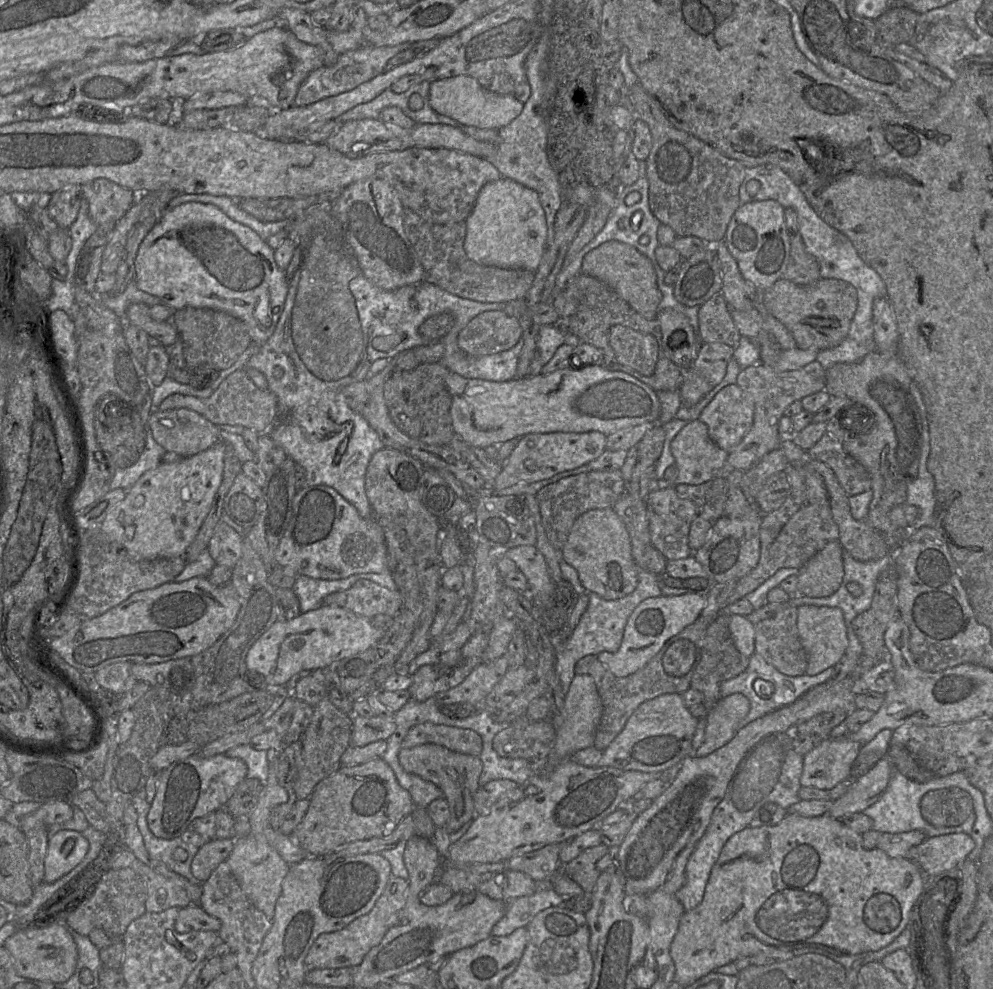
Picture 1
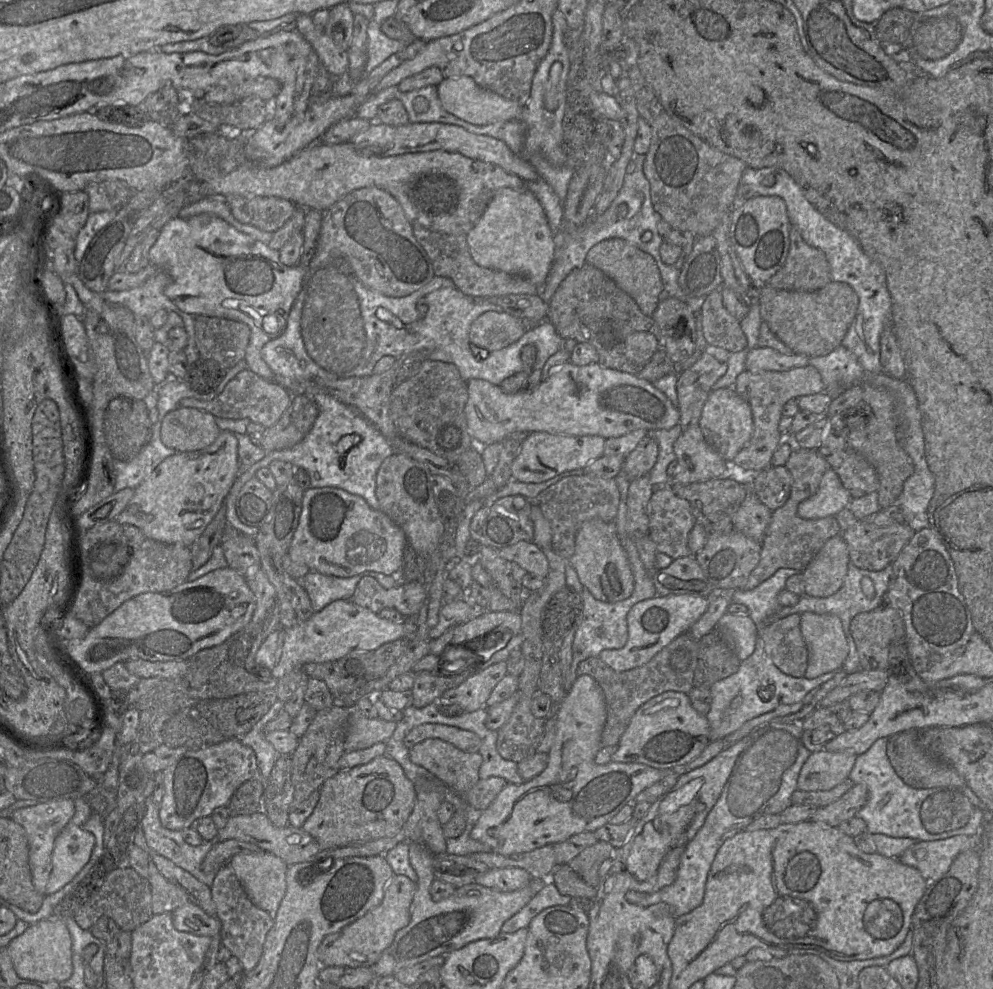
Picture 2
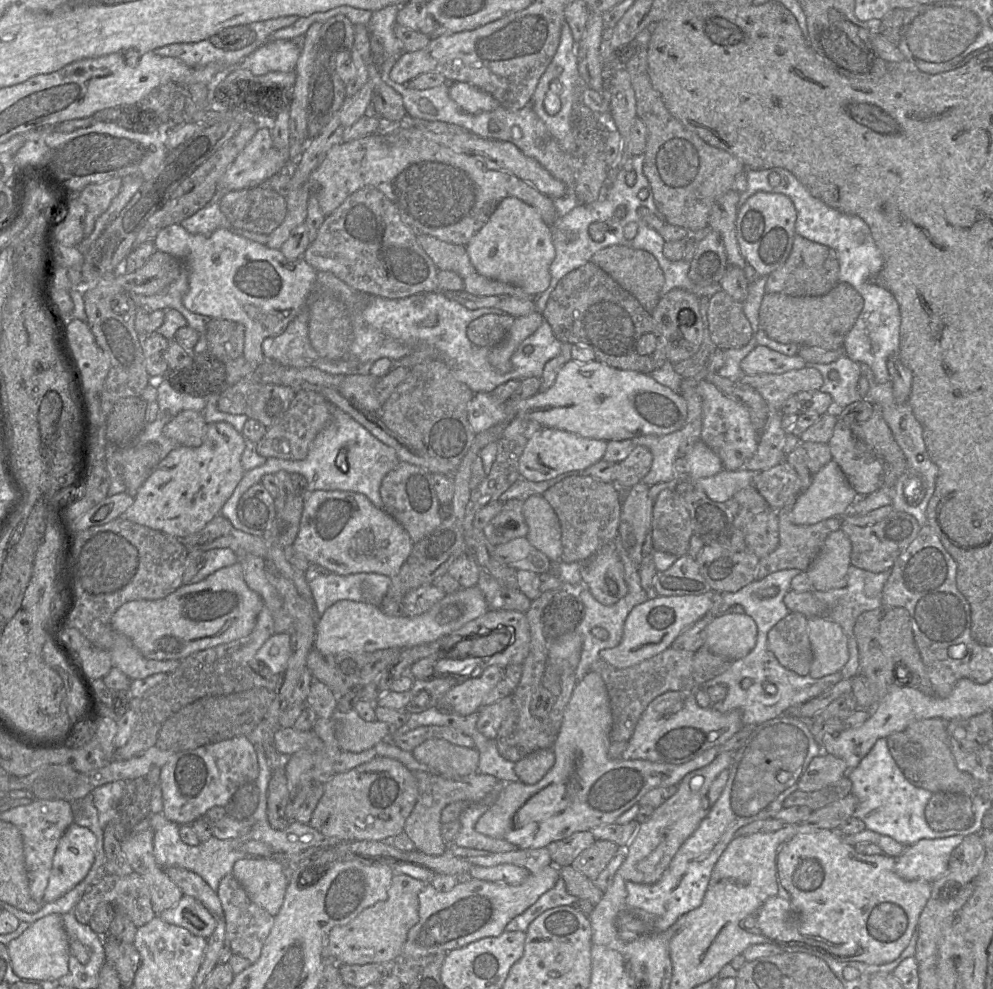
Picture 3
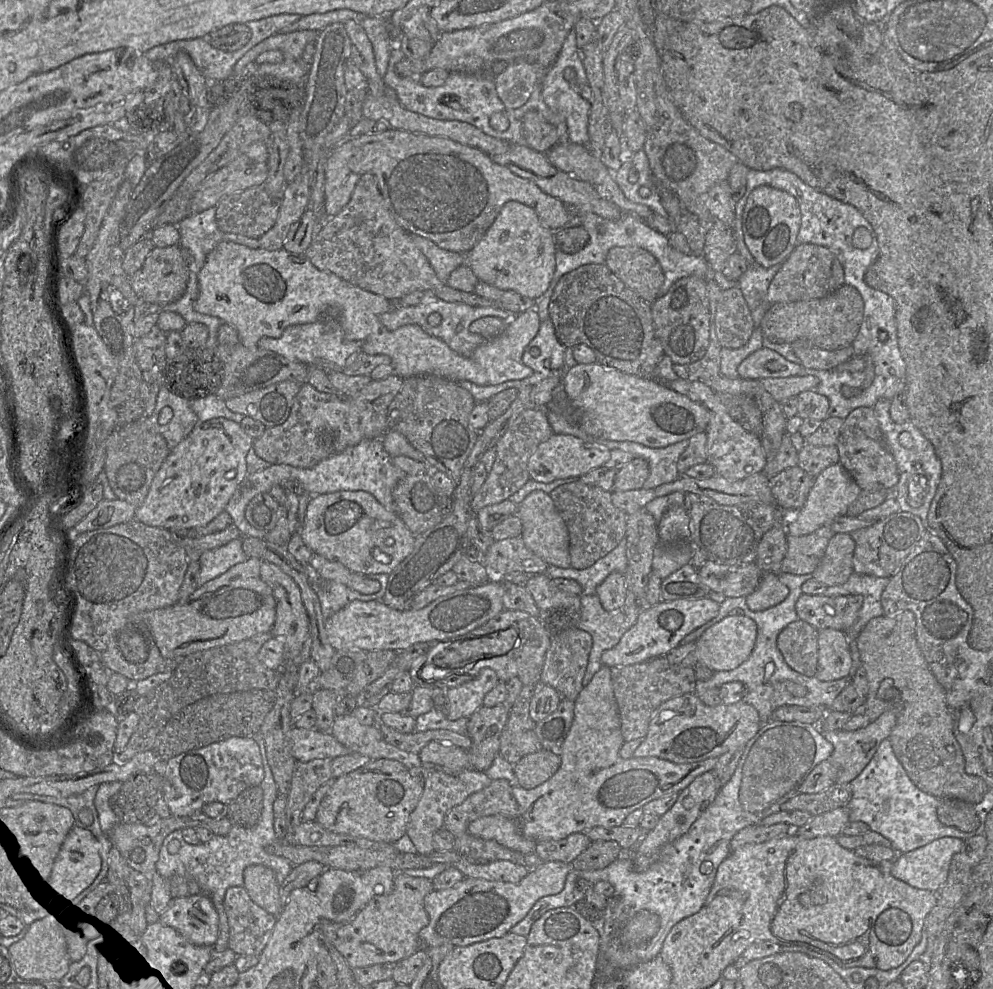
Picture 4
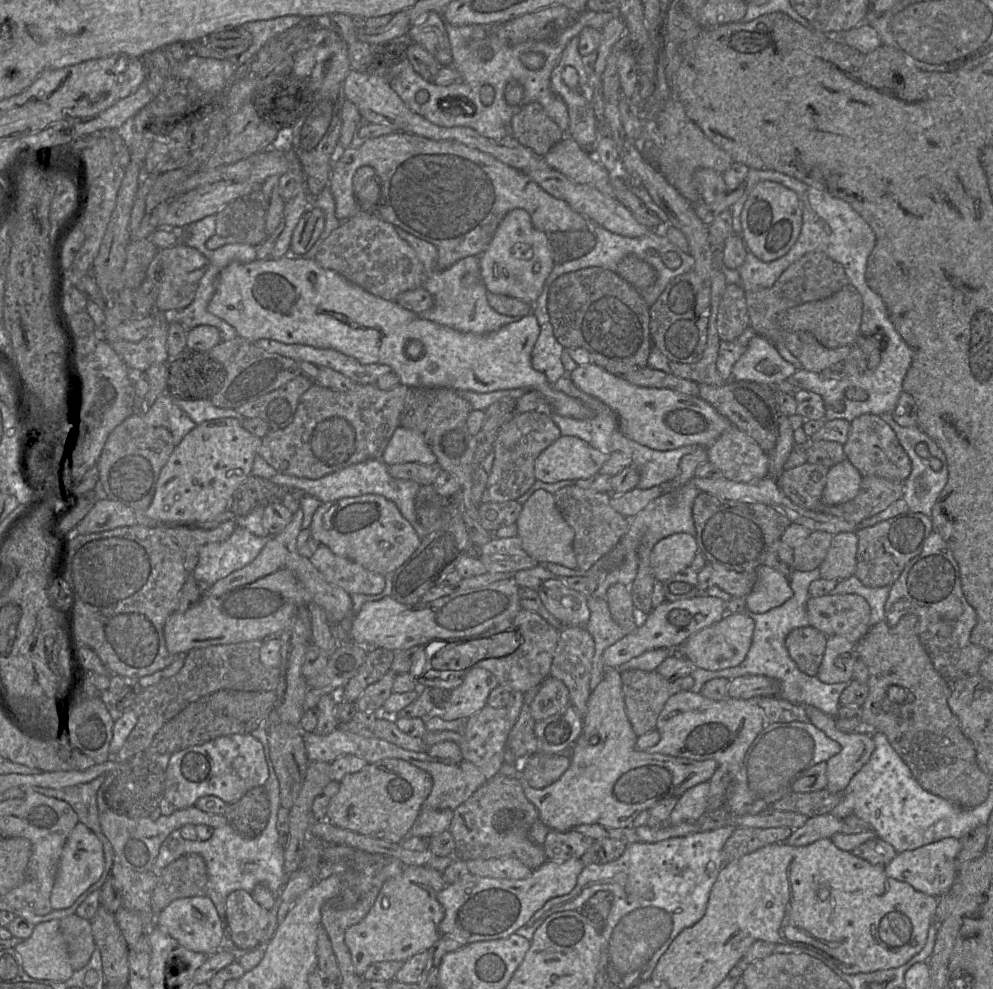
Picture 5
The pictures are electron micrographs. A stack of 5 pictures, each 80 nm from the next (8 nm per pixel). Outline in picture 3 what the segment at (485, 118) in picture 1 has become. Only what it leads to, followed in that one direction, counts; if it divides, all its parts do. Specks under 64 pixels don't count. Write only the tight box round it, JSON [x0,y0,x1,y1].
[449,82,500,114]

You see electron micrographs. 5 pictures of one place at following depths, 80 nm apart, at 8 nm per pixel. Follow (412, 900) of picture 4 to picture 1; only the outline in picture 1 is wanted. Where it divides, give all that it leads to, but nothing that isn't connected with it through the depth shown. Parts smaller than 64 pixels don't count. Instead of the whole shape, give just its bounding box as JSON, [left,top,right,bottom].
[305,876,408,969]

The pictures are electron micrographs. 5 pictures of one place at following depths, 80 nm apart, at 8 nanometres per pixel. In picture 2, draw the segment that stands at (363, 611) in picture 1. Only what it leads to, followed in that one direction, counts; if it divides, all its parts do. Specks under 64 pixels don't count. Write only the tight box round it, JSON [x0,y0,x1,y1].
[348,577,426,618]

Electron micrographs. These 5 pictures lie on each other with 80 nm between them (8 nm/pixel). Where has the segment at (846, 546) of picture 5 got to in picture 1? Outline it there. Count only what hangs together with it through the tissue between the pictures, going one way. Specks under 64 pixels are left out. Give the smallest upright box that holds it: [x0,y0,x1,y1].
[797,540,843,598]

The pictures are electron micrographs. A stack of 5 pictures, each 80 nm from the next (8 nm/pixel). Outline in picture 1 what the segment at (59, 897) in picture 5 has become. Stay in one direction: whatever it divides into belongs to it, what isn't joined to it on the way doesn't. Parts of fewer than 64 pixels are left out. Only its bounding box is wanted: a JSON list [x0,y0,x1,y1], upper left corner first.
[44,830,89,882]

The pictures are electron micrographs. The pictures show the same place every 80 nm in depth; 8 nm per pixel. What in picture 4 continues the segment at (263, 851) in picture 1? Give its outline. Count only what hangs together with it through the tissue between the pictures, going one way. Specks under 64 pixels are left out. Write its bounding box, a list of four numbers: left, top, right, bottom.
[243,864,282,917]

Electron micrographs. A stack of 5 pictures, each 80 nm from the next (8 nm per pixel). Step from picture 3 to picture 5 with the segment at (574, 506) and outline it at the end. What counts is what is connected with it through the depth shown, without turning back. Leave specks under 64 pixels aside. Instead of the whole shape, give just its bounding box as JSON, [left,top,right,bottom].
[553,485,630,571]

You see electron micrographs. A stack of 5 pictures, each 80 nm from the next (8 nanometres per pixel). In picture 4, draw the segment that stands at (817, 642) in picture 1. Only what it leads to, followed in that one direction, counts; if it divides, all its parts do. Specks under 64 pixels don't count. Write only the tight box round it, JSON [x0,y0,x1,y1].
[815,630,852,681]

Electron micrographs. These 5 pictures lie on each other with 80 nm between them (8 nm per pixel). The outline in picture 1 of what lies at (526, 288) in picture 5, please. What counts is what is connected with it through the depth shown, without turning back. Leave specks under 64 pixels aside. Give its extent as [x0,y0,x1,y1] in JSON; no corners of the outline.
[466,177,548,272]

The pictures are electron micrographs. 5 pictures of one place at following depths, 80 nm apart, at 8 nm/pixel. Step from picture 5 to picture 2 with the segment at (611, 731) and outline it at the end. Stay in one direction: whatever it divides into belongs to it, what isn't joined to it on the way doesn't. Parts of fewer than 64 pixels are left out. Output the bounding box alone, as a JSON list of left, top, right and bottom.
[470,675,723,856]

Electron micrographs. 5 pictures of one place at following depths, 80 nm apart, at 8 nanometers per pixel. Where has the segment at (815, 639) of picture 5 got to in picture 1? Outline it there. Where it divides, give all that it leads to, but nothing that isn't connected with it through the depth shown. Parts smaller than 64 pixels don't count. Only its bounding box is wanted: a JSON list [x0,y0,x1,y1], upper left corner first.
[755,606,808,676]

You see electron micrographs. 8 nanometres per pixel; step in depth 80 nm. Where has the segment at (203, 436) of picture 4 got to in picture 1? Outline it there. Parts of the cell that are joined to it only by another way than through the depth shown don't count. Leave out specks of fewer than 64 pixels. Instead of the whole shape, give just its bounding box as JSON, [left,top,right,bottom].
[100,442,226,560]

